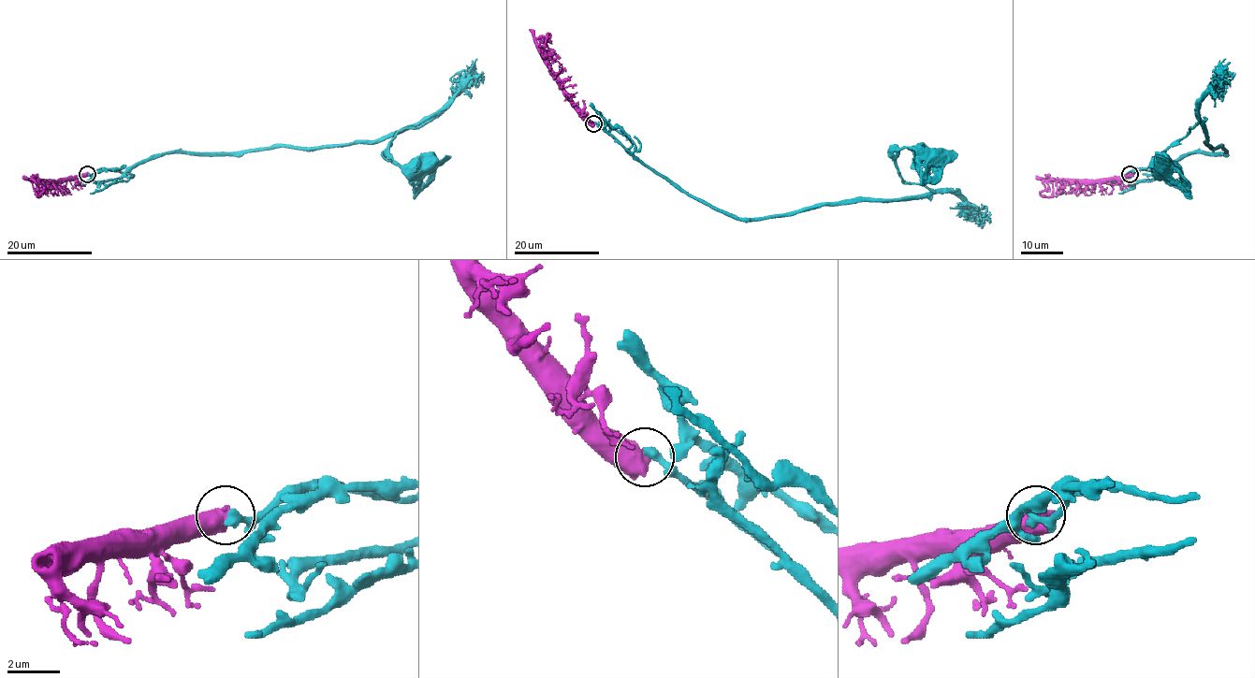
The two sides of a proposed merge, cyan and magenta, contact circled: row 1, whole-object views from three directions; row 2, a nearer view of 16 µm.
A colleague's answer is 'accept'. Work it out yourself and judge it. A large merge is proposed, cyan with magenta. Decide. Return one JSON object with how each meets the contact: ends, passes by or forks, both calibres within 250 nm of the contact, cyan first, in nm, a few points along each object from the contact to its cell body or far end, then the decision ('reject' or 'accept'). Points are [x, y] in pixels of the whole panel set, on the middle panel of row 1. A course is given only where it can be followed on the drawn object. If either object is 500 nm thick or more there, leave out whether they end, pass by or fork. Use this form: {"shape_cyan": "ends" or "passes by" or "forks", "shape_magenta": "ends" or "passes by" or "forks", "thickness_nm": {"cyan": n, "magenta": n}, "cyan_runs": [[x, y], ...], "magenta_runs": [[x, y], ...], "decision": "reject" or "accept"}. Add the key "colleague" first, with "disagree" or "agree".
{"colleague": "disagree", "thickness_nm": {"cyan": 360, "magenta": 750}, "cyan_runs": [[593, 123], [689, 194], [739, 218], [923, 196], [931, 191], [904, 180], [896, 155], [923, 143], [935, 157]], "magenta_runs": [[593, 123], [567, 94], [549, 66], [547, 57], [539, 47], [546, 42], [547, 35]], "decision": "reject"}

